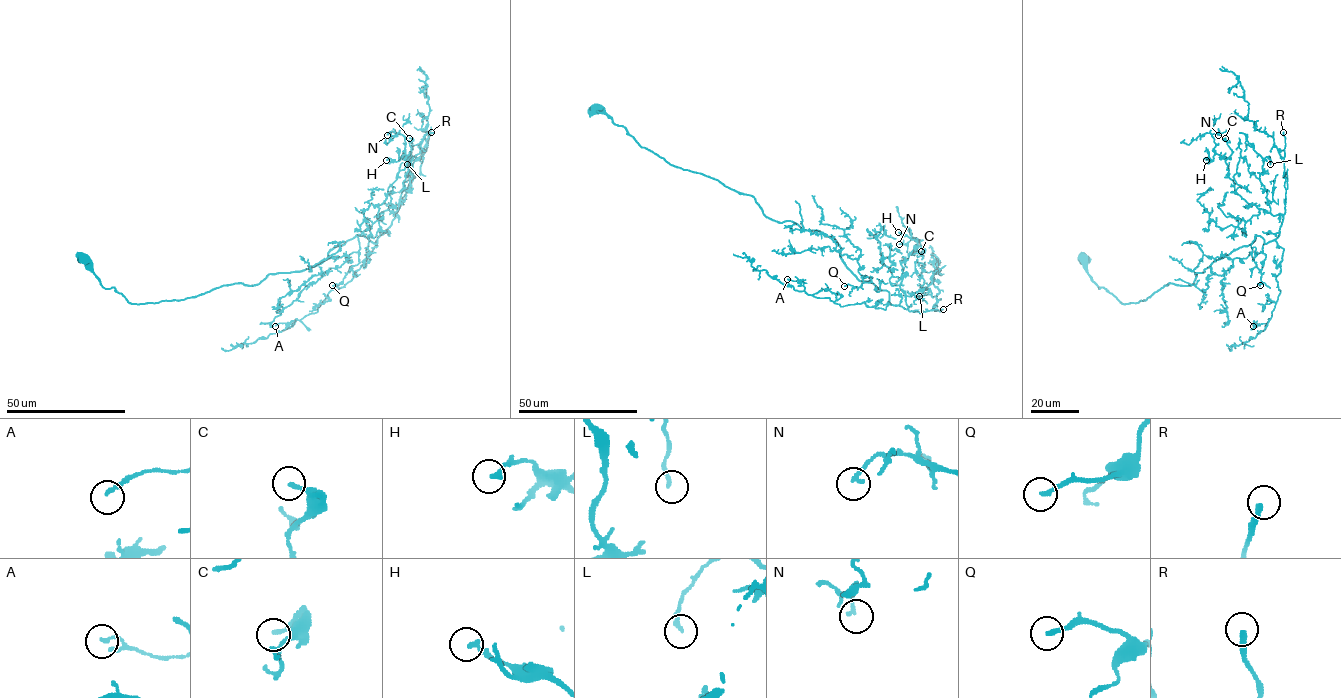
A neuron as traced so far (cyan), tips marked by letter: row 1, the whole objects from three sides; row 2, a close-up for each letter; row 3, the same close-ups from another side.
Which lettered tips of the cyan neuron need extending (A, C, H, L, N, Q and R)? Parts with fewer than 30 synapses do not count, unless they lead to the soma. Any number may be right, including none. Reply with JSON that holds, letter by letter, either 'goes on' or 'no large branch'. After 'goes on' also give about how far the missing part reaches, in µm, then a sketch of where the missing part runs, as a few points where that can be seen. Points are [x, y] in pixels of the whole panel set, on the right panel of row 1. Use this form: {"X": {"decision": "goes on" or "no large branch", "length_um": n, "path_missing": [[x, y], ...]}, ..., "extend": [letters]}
{"A": {"decision": "no large branch"}, "C": {"decision": "no large branch"}, "H": {"decision": "no large branch"}, "L": {"decision": "no large branch"}, "N": {"decision": "no large branch"}, "Q": {"decision": "goes on", "length_um": 60, "path_missing": [[1260, 285], [1240, 303], [1237, 309], [1236, 336], [1231, 336]]}, "R": {"decision": "goes on", "length_um": 80, "path_missing": [[1283, 132], [1275, 67], [1267, 46], [1252, 43], [1239, 29], [1236, 20], [1231, 19], [1223, 26], [1222, 32]]}, "extend": ["Q", "R"]}

